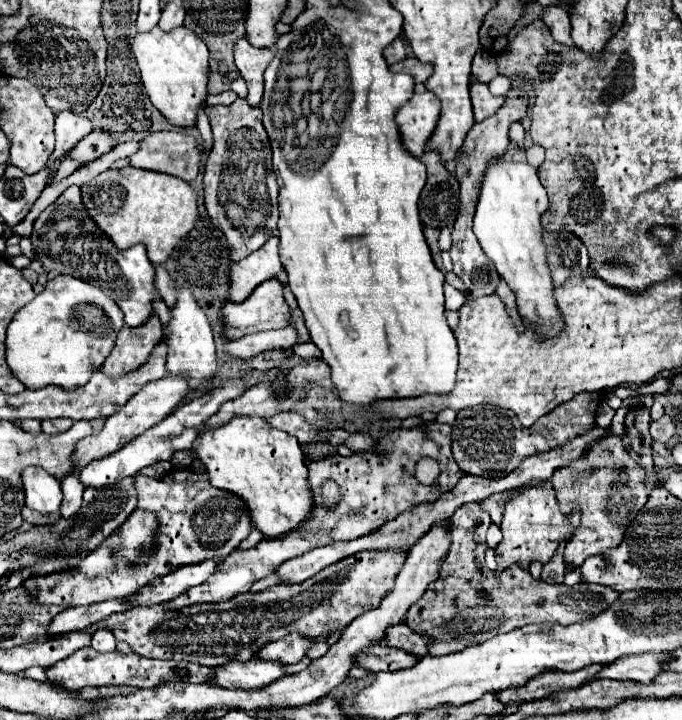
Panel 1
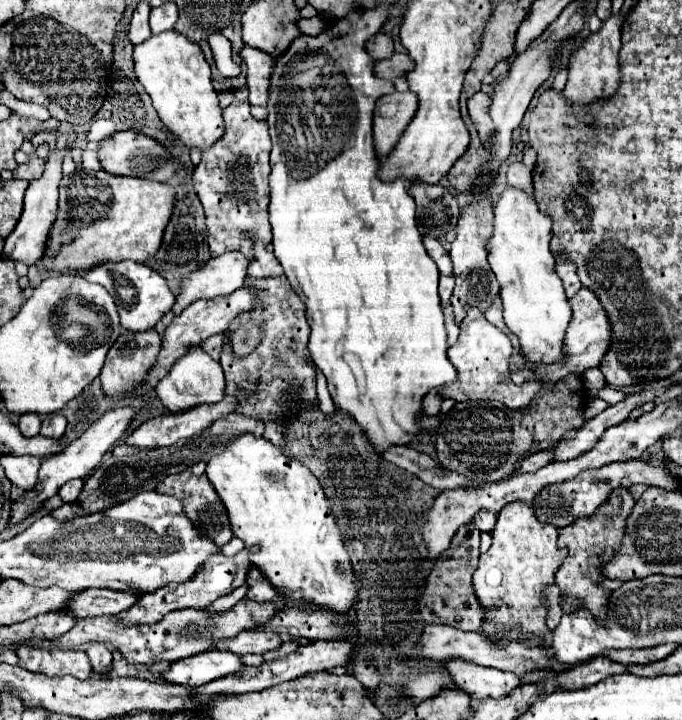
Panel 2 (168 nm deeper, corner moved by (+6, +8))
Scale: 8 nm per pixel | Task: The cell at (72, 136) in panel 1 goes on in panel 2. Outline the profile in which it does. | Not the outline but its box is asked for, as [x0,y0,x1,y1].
[5,122,77,266]

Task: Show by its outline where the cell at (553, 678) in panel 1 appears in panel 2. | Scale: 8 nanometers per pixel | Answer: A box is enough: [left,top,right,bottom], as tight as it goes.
[447,660,533,702]

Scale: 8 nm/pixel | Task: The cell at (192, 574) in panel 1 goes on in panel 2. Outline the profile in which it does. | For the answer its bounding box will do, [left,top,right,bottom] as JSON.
[67,588,139,618]

